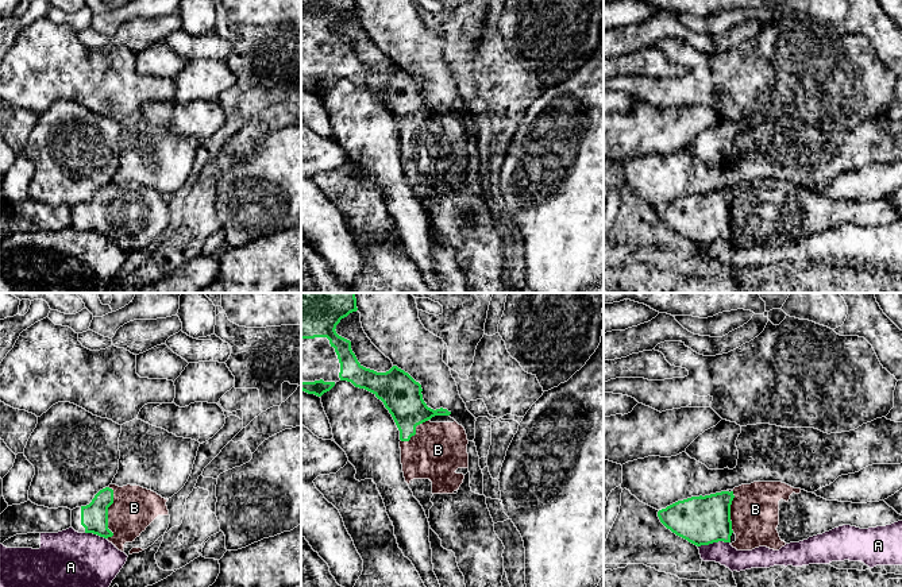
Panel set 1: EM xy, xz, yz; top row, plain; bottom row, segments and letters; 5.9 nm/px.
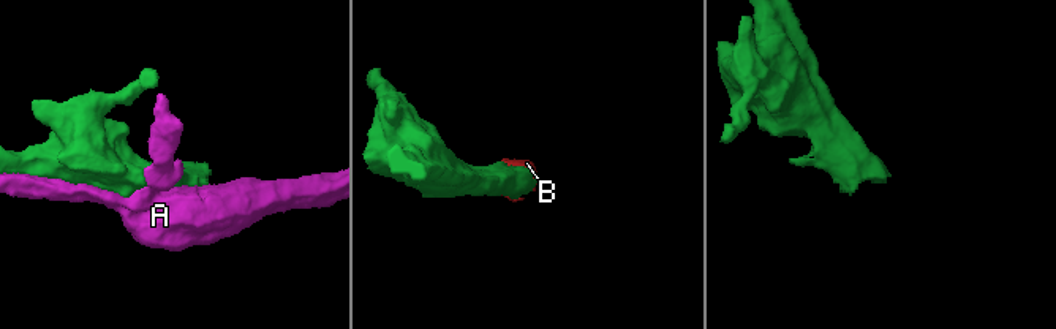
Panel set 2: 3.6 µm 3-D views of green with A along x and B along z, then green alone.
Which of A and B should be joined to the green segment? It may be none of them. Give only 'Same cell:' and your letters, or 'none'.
Same cell: B

